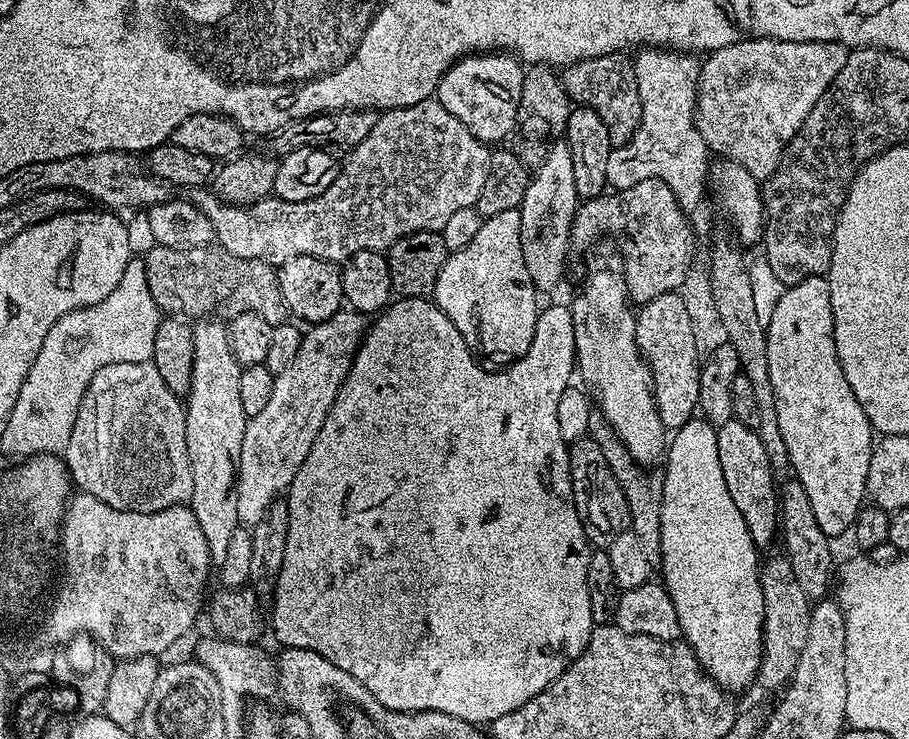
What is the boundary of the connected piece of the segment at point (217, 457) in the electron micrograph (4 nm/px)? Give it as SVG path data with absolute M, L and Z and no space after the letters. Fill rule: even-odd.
M200 318L195 321L192 337L194 338L194 374L190 378L190 390L186 397L186 454L190 458L190 478L194 481L194 490L190 507L198 526L202 526L202 535L206 546L210 548L213 565L224 562L230 538L236 528L241 527L235 497L235 480L238 474L239 454L242 438L245 435L249 416L242 410L240 400L240 370L242 365L234 358L230 350L230 338L225 321L219 318Z

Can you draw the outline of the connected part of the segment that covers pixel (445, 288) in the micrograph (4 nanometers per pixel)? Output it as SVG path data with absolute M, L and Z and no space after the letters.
M519 208L502 210L502 214L487 217L482 230L478 230L478 235L467 246L462 246L462 250L457 252L449 252L446 266L442 266L442 274L438 274L434 293L434 303L443 310L446 318L450 318L450 322L454 322L469 346L507 358L524 356L526 350L530 350L538 315L538 291L532 284L530 270L526 270L526 258L522 258L521 227Z

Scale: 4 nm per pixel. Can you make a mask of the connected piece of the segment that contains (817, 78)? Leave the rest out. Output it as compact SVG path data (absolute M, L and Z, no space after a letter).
M739 40L717 52L707 53L706 59L700 65L696 128L702 134L709 153L746 166L746 170L750 170L752 177L758 181L770 179L774 170L778 170L778 162L786 146L794 138L794 134L798 134L810 110L814 110L814 102L822 98L830 82L834 82L838 70L846 66L848 54L849 49L843 44L825 40Z

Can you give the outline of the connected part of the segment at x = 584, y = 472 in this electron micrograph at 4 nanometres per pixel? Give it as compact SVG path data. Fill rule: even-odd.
M591 438L575 440L568 445L568 461L570 462L570 478L572 493L580 521L584 523L584 532L588 536L589 545L607 546L618 538L618 534L629 531L628 507L626 494L622 494L622 486L618 486L618 478L614 478L614 470L610 470L610 462L606 462L606 454L602 454L602 446Z

